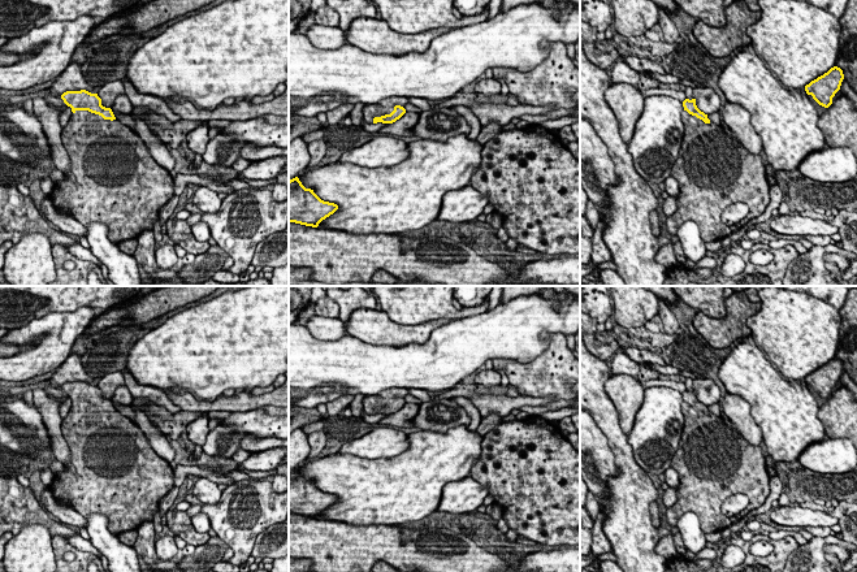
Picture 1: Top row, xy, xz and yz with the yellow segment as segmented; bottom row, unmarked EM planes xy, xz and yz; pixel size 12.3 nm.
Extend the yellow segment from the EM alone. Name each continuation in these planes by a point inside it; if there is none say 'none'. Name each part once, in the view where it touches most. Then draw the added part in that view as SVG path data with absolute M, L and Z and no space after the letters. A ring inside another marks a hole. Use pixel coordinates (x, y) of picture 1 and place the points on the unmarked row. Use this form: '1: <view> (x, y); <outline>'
1: xy (113, 471); M75 402L61 422L62 437L66 441L72 460L64 471L53 476L52 484L46 486L64 506L72 506L85 519L91 514L108 517L108 530L118 536L125 530L138 529L143 521L152 521L159 511L159 503L174 486L170 463L159 456L142 429L129 417L117 411L104 411L88 402Z

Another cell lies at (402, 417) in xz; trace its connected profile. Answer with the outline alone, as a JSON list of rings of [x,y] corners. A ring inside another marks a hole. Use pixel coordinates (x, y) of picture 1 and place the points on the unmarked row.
[[[406,403],[399,411],[378,421],[378,424],[399,428],[410,426],[411,421],[419,412],[419,407],[420,406],[416,403]]]

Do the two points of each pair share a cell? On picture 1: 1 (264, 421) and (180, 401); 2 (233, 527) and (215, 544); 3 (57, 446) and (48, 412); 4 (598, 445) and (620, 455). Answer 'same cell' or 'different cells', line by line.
1: different cells
2: different cells
3: same cell
4: different cells

